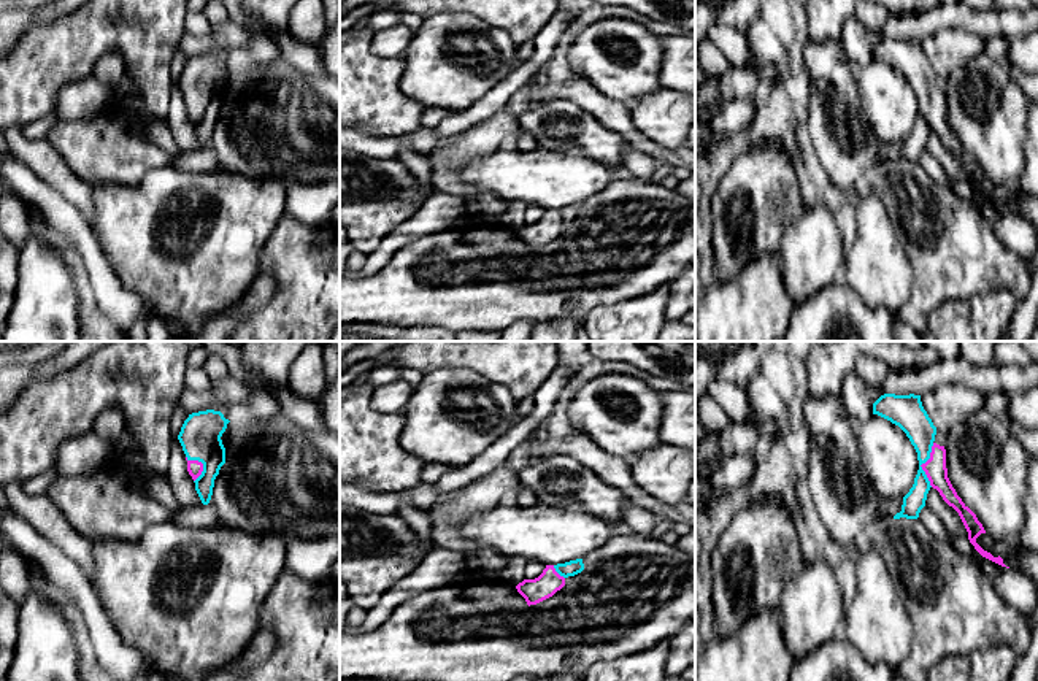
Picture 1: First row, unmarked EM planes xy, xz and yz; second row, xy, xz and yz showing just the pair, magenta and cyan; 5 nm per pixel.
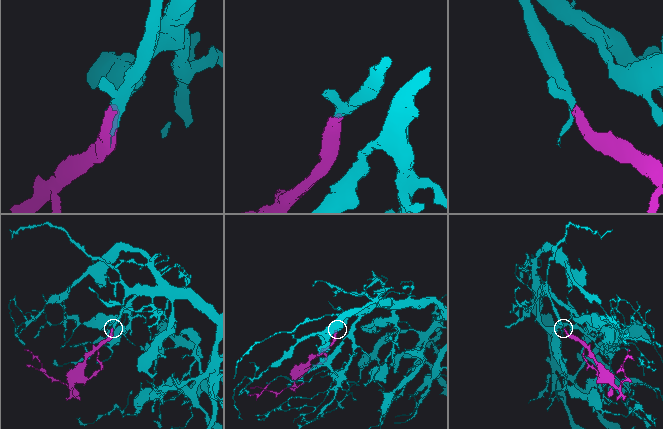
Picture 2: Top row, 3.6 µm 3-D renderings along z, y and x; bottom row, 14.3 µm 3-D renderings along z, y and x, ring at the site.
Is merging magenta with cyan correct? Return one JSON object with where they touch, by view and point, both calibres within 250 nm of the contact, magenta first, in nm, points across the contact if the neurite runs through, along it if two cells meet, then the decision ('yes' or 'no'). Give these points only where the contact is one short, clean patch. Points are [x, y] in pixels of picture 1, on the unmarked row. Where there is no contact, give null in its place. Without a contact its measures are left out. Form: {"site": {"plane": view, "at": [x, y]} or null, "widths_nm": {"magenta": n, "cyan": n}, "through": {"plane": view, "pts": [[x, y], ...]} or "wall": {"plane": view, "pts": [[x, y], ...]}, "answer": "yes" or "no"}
{"site": {"plane": "yz", "at": [921, 110]}, "widths_nm": {"magenta": 110, "cyan": 160}, "through": {"plane": "yz", "pts": [[935, 113], [921, 110], [922, 80], [911, 62]]}, "answer": "yes"}

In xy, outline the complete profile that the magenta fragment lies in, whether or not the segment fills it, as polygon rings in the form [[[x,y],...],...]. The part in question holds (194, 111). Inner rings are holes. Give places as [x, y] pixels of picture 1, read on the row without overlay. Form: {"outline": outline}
{"outline": [[[198,56],[189,59],[178,79],[187,102],[187,116],[203,149],[210,148],[214,124],[225,108],[225,92],[221,81],[229,67],[221,56]]]}

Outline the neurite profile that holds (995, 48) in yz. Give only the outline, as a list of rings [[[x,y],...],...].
[[[1005,37],[986,38],[984,57],[994,62],[1003,62],[1006,59],[1011,41]]]

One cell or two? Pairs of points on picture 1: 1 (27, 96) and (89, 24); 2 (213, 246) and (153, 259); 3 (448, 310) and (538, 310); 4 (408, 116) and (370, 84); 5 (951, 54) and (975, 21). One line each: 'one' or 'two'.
1: one
2: one
3: one
4: one
5: two

